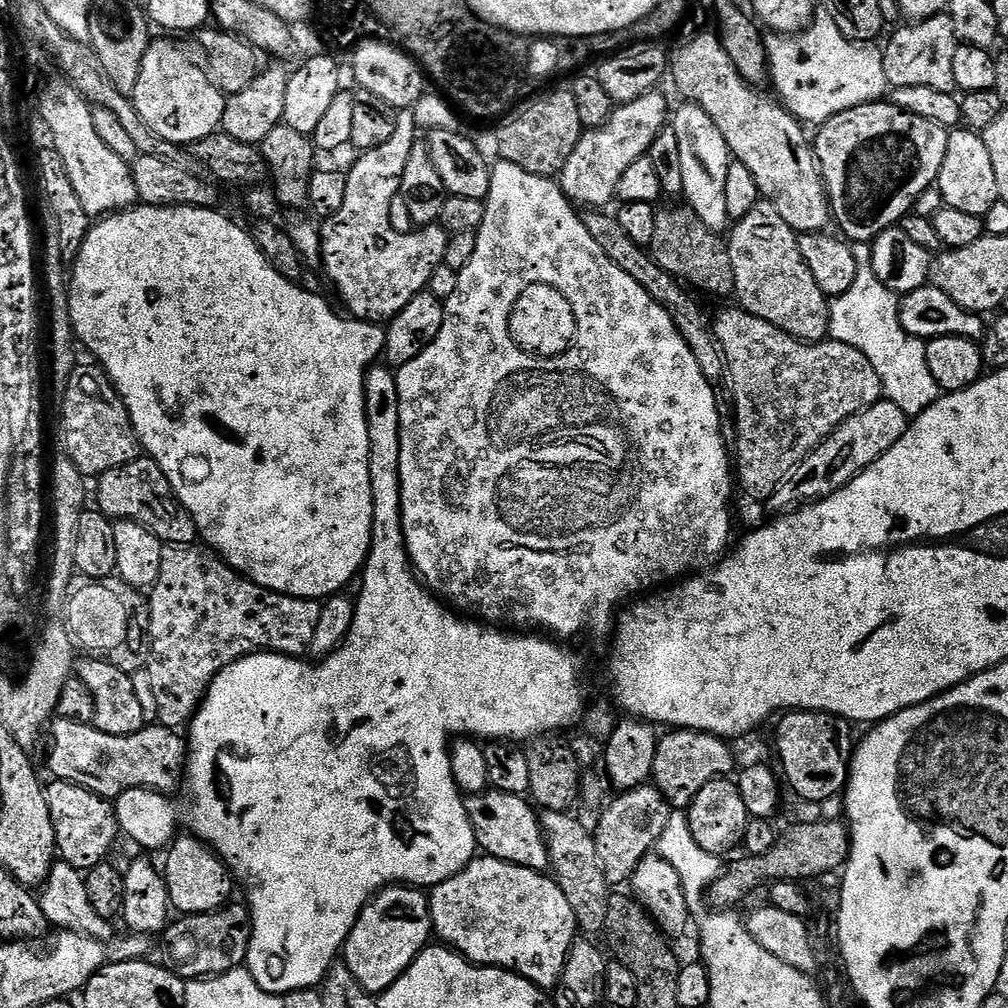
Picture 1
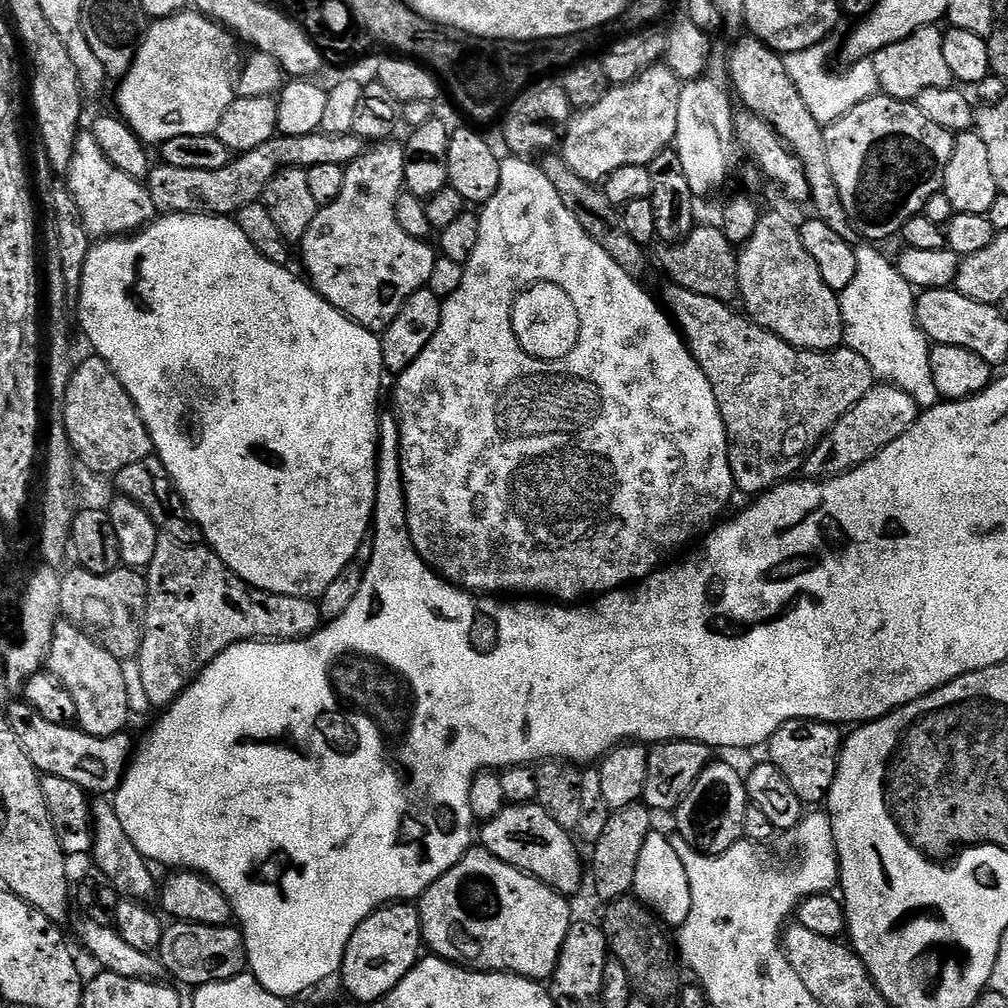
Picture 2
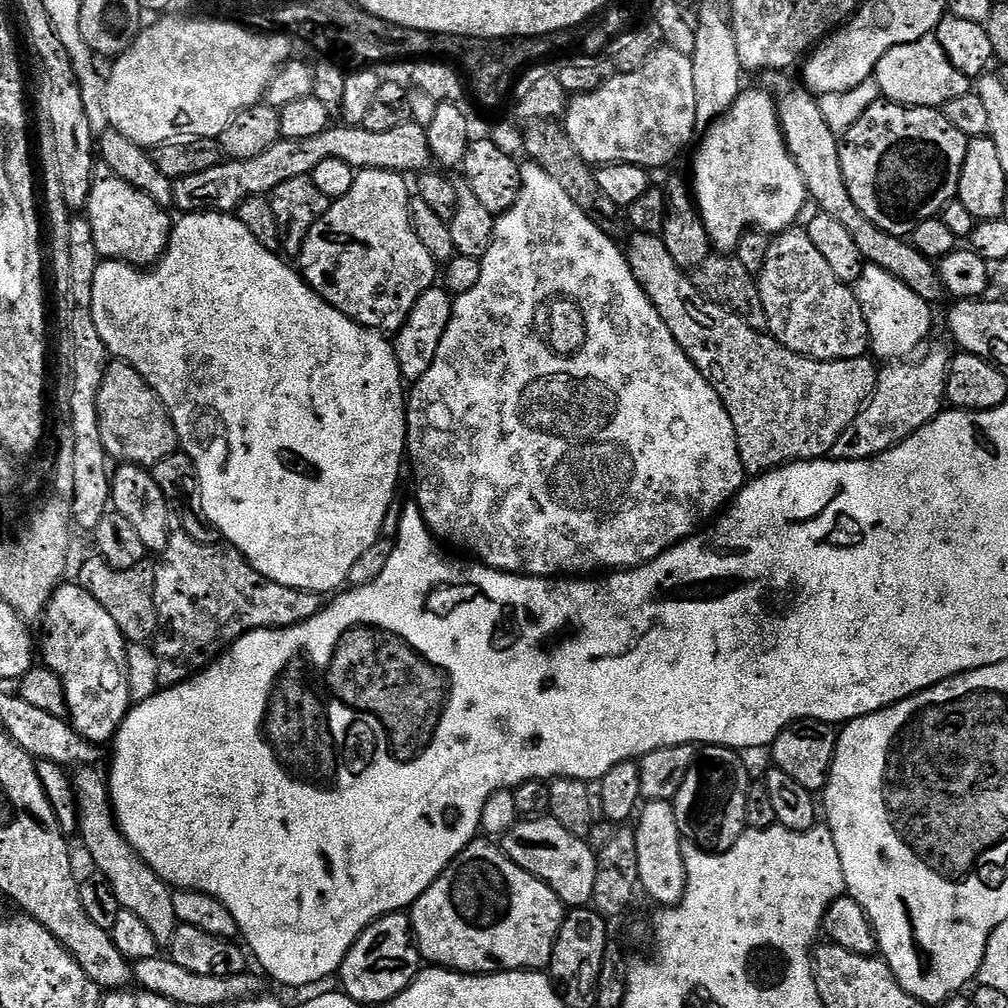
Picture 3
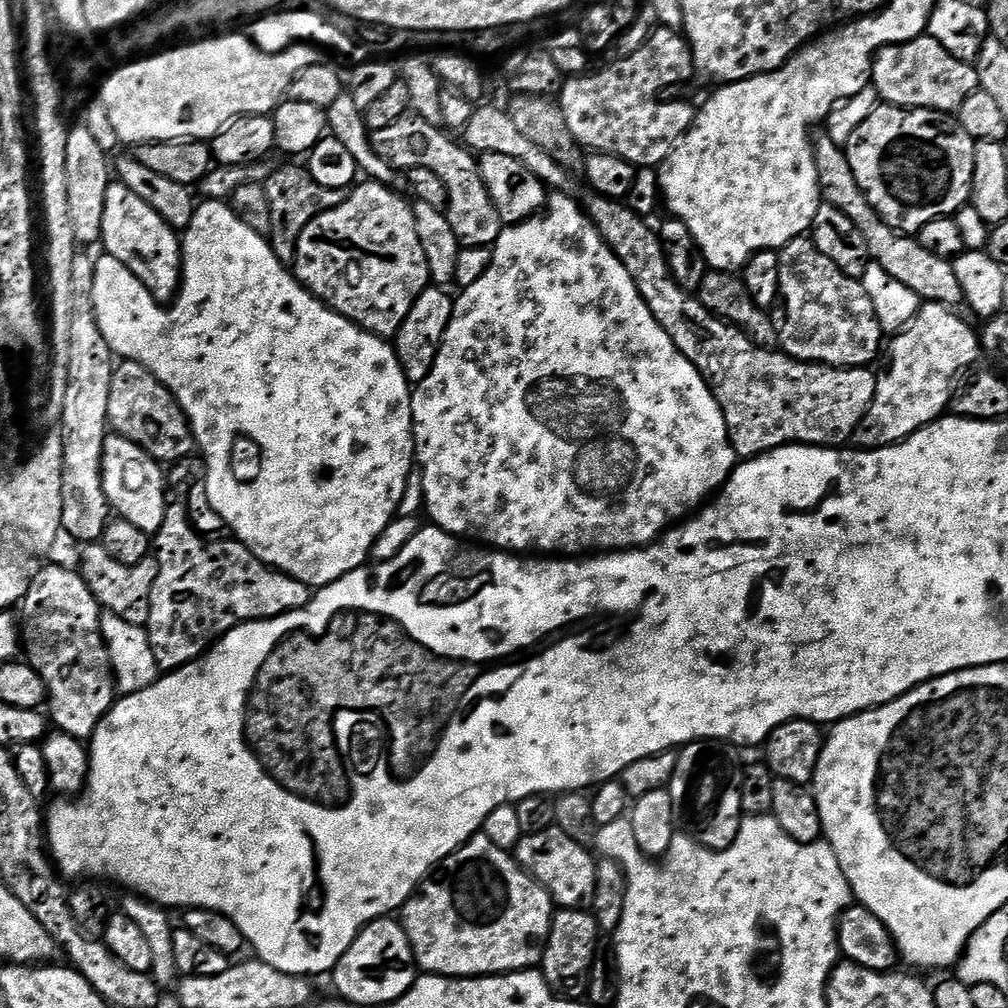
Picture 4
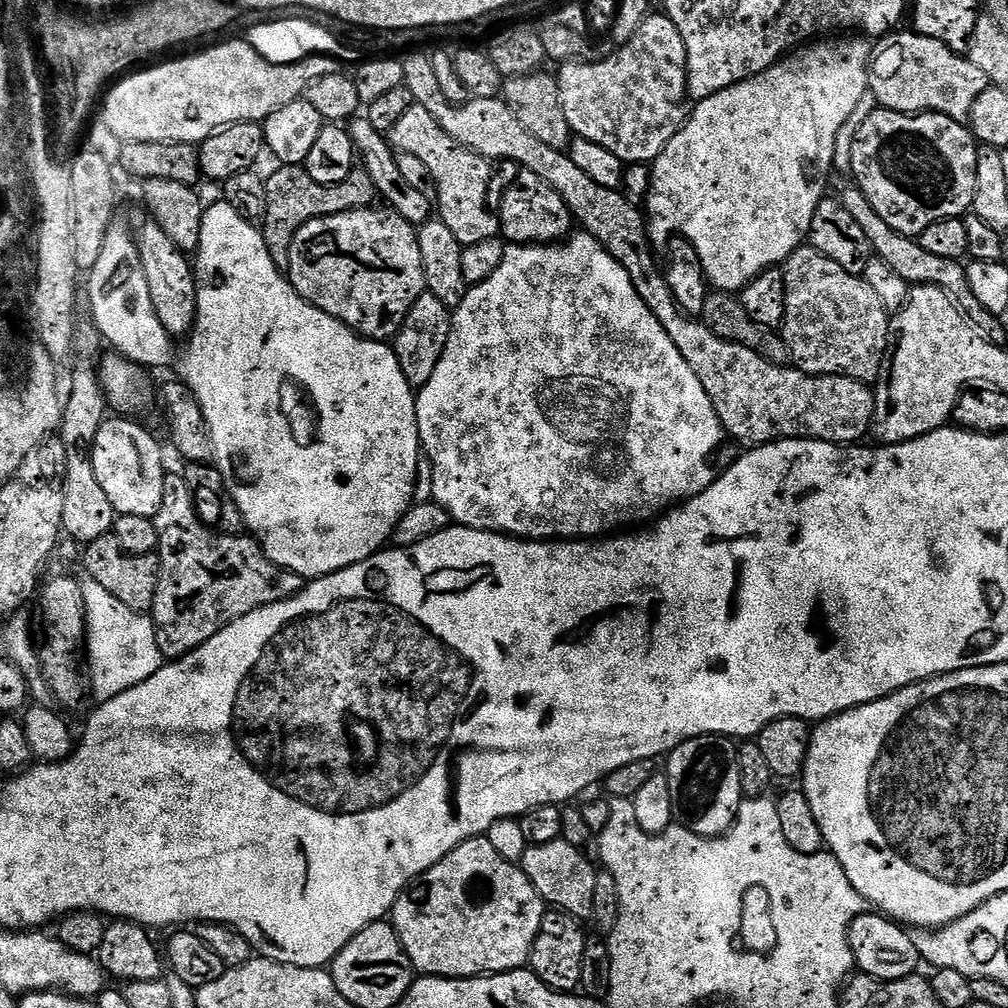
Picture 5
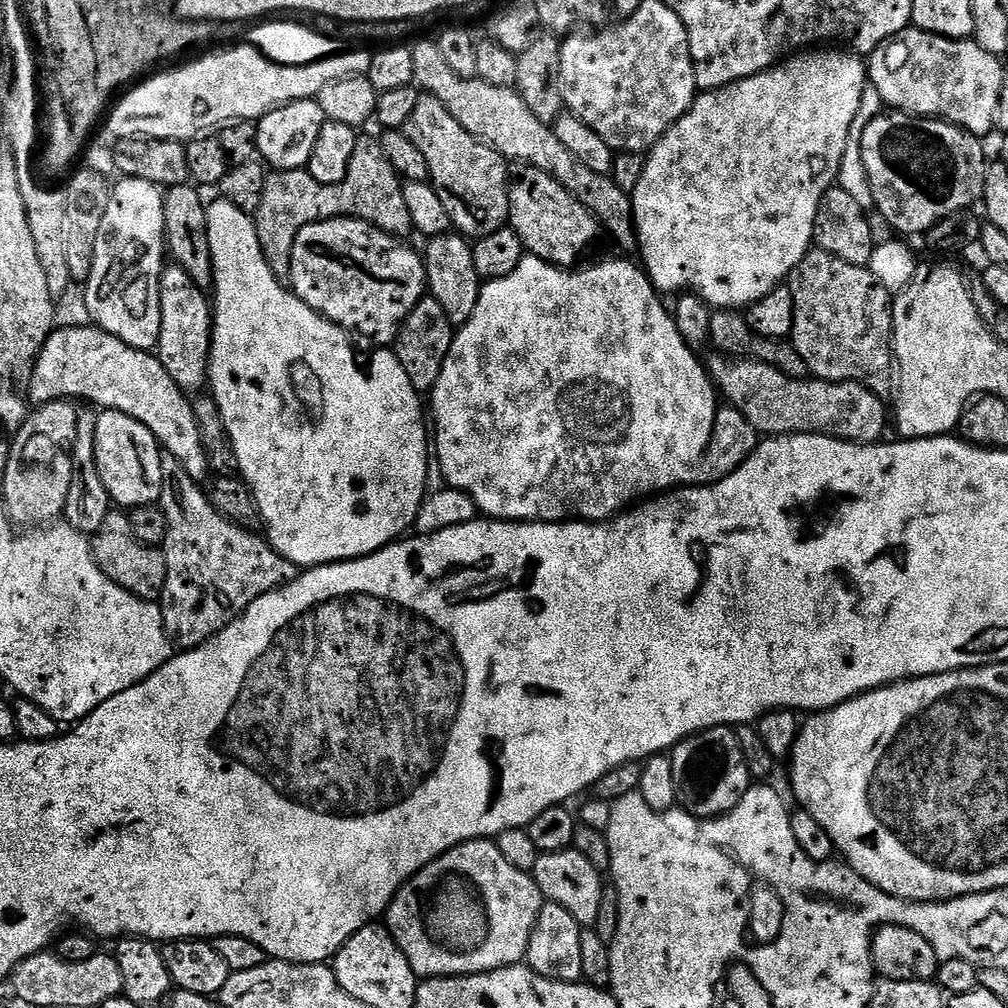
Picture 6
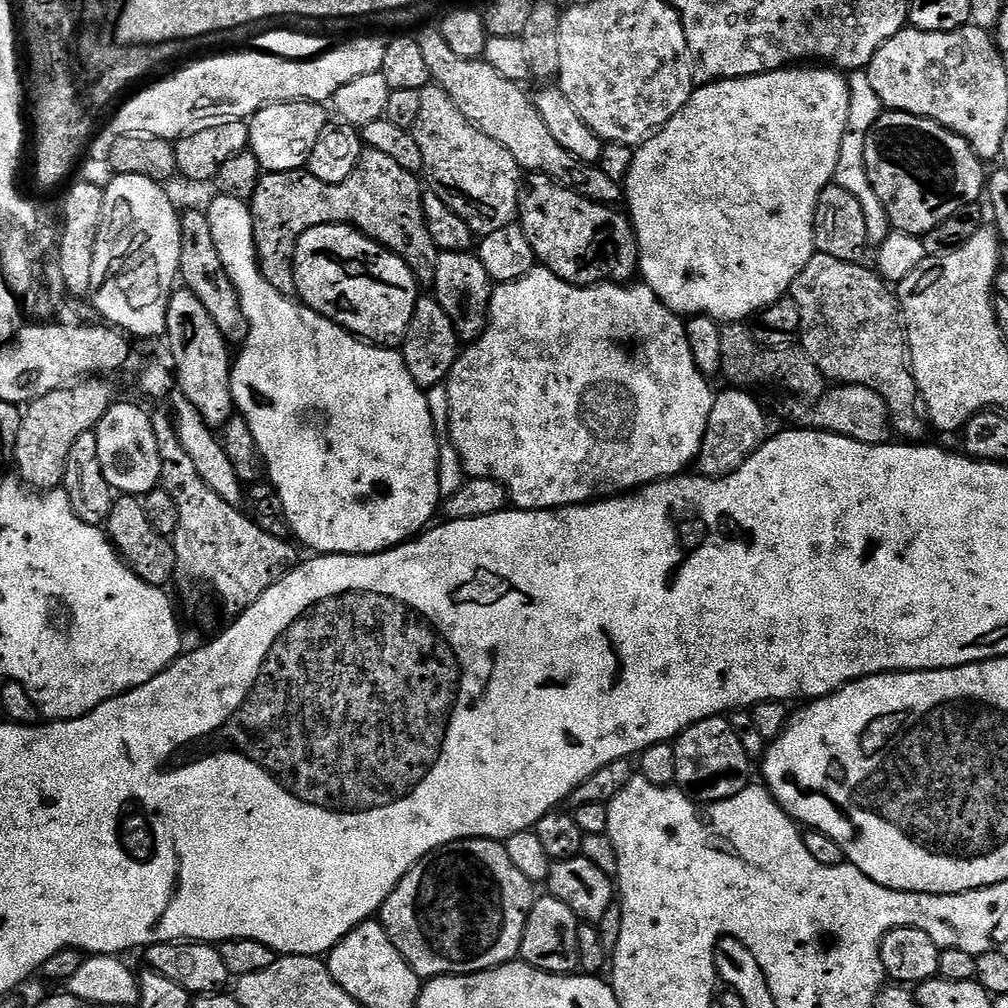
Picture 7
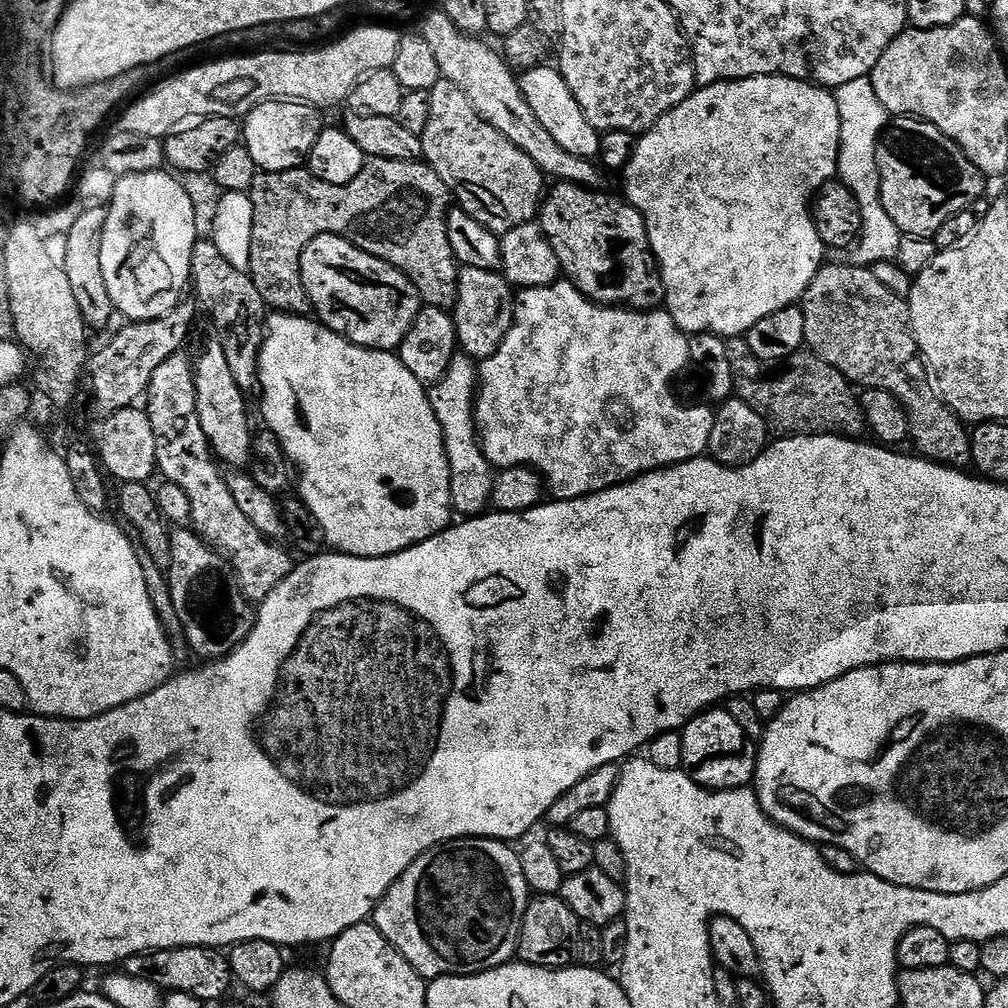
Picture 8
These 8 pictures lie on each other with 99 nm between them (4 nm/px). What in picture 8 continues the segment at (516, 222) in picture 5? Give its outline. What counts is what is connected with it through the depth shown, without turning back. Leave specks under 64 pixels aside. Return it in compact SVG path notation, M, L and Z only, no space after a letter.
M553 183L543 197L538 213L540 229L544 231L550 246L554 246L554 254L558 254L561 273L583 296L605 306L623 306L633 310L659 309L664 304L664 280L660 277L656 256L650 246L646 222L627 199L619 195L607 196L606 193L604 190L584 188L581 184Z

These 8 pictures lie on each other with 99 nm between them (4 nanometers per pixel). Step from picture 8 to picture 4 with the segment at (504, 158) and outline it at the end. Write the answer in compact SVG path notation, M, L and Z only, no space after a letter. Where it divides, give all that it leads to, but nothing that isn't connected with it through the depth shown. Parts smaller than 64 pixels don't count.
M409 114L398 118L394 126L385 126L371 133L371 141L379 158L397 170L425 168L430 170L430 174L438 174L438 178L442 178L442 186L446 186L448 195L448 222L463 247L486 248L495 244L506 226L500 221L498 210L486 190L486 182L482 182L479 159L459 139L449 135L441 125Z

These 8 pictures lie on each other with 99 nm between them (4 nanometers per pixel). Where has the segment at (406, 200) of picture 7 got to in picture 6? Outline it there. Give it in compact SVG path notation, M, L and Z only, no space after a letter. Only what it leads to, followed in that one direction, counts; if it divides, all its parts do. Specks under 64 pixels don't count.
M361 135L354 146L354 158L350 158L350 170L346 178L337 184L323 184L315 180L306 170L295 172L273 171L266 182L266 190L262 194L262 206L254 214L256 225L256 243L262 250L266 262L271 266L274 275L281 278L291 277L292 274L292 247L294 238L306 226L316 224L320 220L338 220L351 218L364 220L373 228L380 228L388 235L397 238L407 237L407 232L413 231L410 212L406 208L403 198L403 185L401 177L390 166L385 158L379 139L374 135Z

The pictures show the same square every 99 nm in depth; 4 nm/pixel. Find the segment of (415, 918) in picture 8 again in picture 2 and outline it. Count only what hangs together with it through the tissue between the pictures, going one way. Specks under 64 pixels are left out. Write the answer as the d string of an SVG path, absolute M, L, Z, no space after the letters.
M473 846L420 897L420 934L431 955L461 968L478 972L510 972L528 980L548 982L558 966L562 942L566 942L566 934L574 923L572 908L568 904L571 903L565 897L538 878L494 858L494 854L482 846Z

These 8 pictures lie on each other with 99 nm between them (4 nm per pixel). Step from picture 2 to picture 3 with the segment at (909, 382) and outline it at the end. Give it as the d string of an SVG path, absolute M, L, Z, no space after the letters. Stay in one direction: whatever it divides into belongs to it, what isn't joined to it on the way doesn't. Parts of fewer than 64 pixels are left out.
M865 263L862 274L854 285L854 291L866 318L868 342L873 357L881 356L881 361L884 362L903 361L911 357L908 355L931 334L933 305L918 298L918 294L914 294L910 286L894 278L894 274Z

